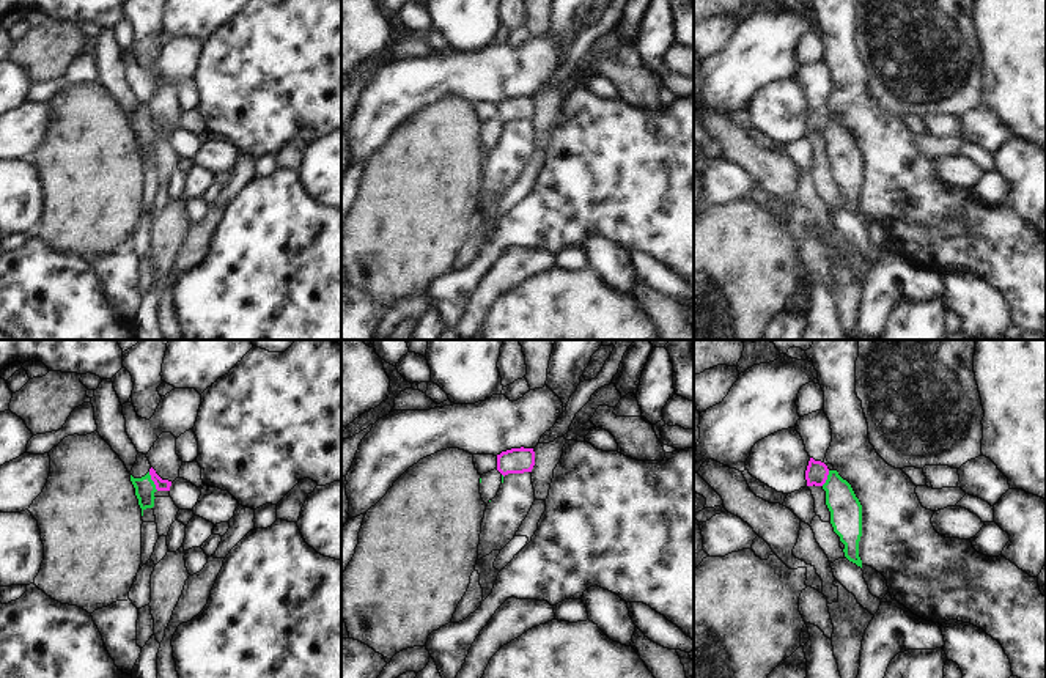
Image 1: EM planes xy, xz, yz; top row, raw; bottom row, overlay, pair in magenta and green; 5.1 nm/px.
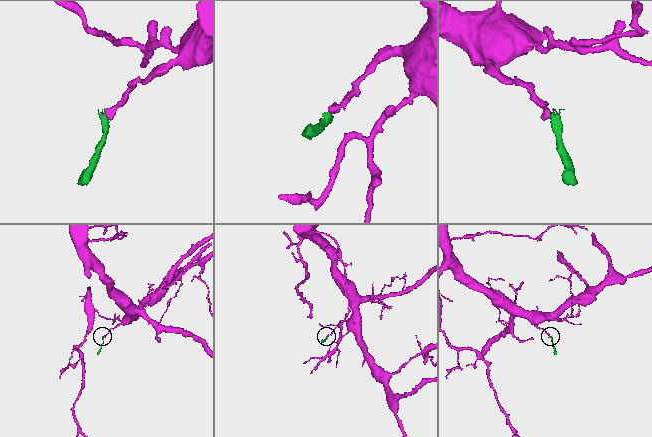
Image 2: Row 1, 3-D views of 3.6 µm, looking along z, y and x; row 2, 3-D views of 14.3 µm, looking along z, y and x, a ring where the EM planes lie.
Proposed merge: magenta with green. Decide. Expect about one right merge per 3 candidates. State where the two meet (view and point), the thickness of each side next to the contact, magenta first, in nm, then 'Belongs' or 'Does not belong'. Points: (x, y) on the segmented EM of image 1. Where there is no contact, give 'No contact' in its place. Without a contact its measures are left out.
Touches magenta at xy (153, 480). Thickness 60 nm (magenta) against 110 nm. Does not belong

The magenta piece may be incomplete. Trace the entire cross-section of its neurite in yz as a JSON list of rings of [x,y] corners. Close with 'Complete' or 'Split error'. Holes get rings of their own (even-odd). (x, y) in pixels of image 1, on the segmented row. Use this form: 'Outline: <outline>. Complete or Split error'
Outline: [[[810,458],[807,470],[805,470],[805,480],[807,486],[823,486],[827,480],[829,469],[824,462],[815,461]]]. Complete

